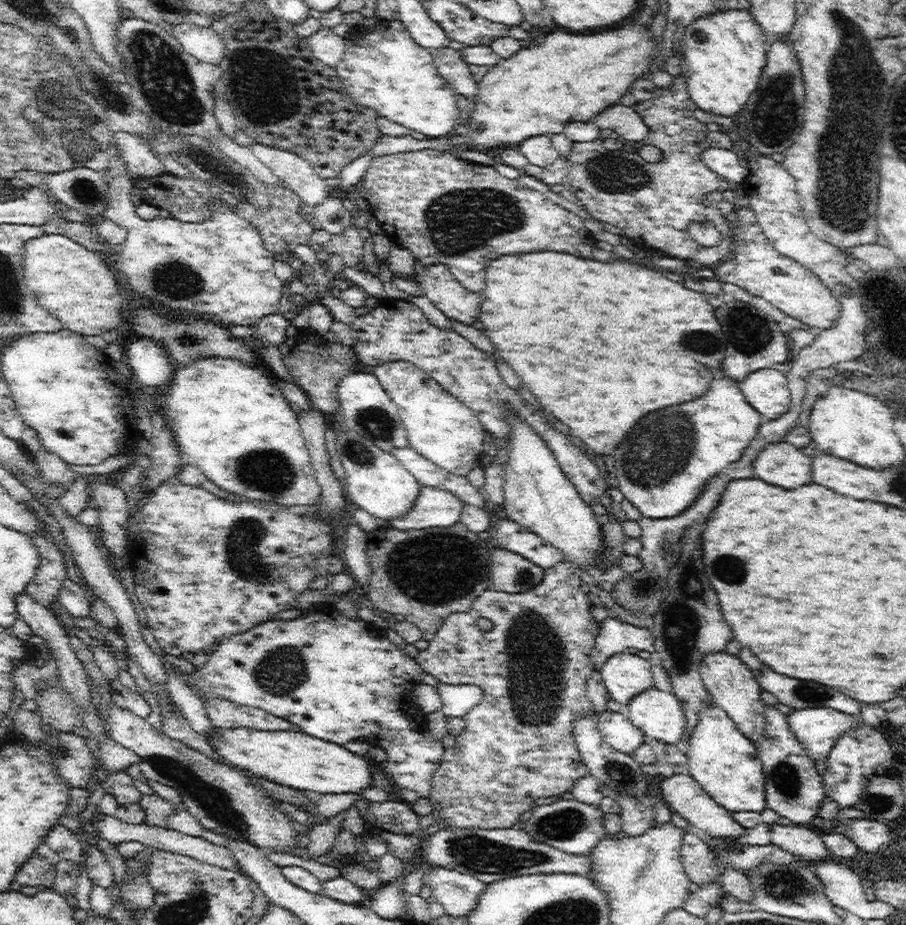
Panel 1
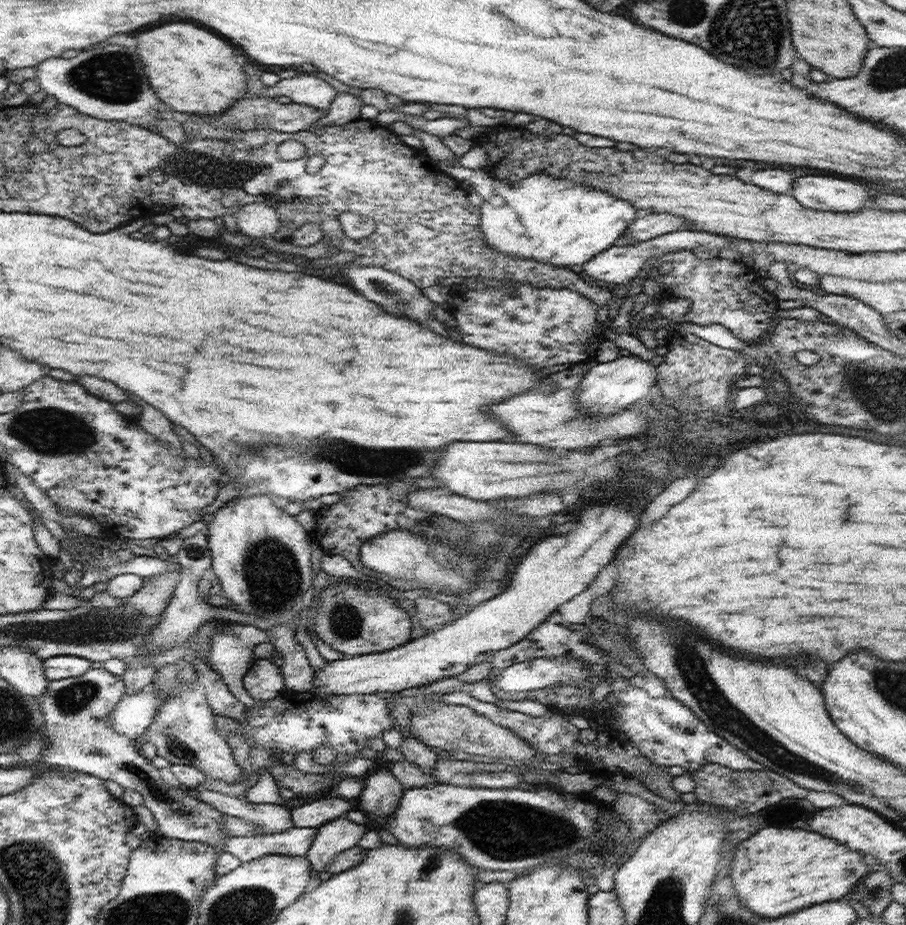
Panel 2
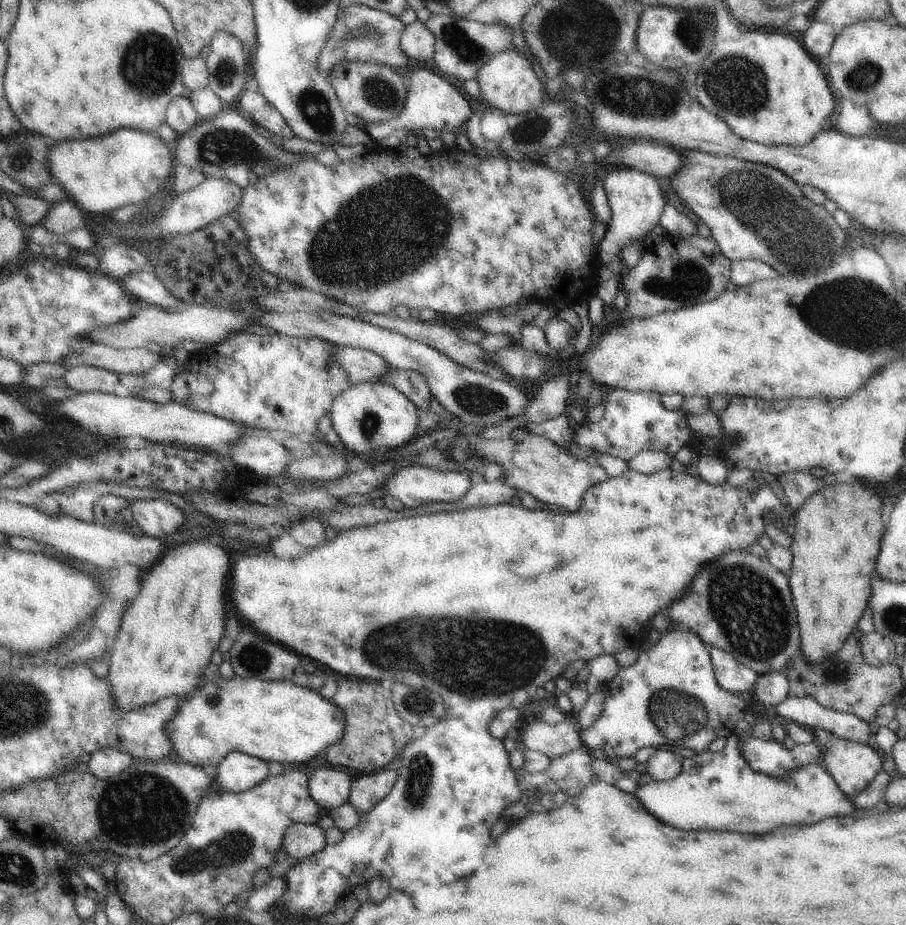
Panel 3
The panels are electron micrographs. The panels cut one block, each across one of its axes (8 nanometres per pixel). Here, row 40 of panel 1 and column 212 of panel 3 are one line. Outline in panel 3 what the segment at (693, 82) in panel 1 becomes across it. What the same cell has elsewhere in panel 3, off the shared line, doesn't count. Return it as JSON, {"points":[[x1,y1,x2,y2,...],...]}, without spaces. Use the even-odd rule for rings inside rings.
{"points":[[233,677,232,679,223,680,222,683,203,683,203,688,200,690,194,690,190,692,185,701,180,704,180,710,176,712,176,716,172,718,172,722,168,724,166,728,166,734,170,736,170,742,172,742,172,751,174,757,179,758,181,761,188,762,193,766,204,768,205,770,214,770,218,764,222,761,222,758,228,754,228,752,239,751,249,756,264,761,276,761,286,767,304,767,312,758,324,754,326,748,336,744,344,734,346,734,346,714,342,712,342,708,338,708,332,700,326,700,320,696,319,692,312,688,303,686,296,686,291,680,278,680,278,681,260,681,256,678,239,678]]}

